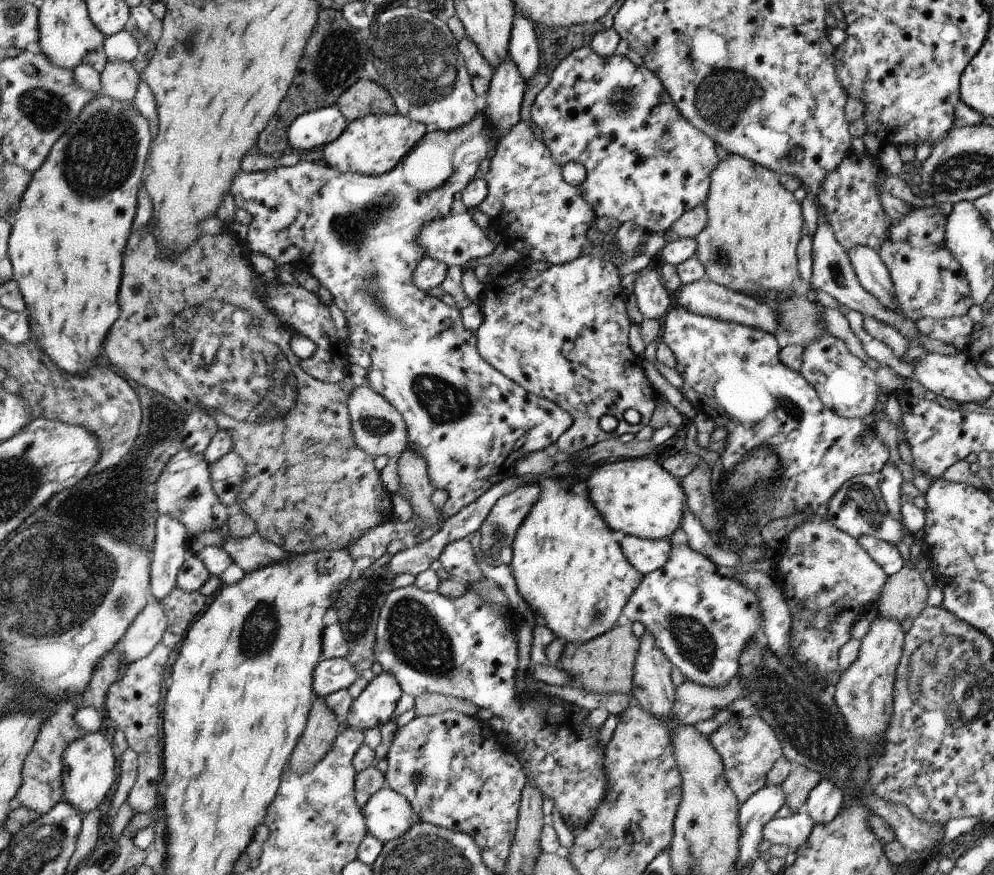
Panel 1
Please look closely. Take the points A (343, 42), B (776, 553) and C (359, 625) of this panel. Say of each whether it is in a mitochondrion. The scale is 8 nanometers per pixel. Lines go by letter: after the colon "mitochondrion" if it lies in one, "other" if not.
A: mitochondrion
B: other
C: mitochondrion

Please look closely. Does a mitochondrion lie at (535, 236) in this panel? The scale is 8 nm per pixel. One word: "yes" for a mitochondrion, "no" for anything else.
no

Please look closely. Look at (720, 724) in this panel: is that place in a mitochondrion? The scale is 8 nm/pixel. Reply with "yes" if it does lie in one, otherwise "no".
no

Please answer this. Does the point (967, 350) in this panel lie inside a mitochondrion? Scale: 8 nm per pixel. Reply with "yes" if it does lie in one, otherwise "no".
no

